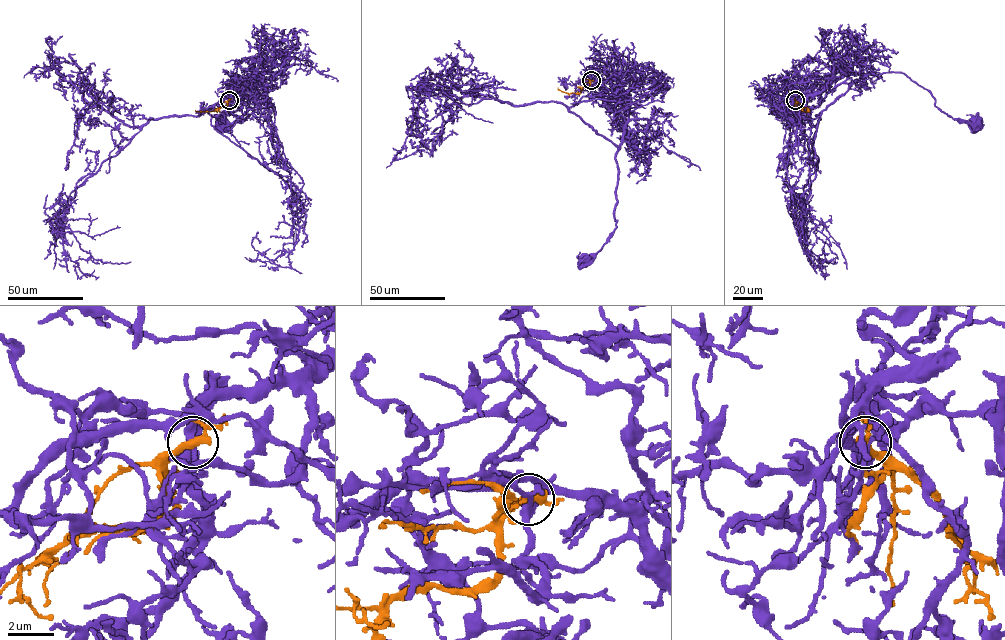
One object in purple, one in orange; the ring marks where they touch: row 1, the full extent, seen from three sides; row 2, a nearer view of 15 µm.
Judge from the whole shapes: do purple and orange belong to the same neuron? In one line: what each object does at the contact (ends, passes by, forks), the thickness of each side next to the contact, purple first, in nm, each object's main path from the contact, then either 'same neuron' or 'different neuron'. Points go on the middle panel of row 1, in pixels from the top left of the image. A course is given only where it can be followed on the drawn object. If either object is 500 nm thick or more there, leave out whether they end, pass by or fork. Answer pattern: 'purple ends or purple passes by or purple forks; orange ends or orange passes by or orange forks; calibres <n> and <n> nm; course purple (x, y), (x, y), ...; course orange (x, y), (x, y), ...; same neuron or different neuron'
purple forks; orange forks; calibres 280 and 280 nm; course purple (591, 80), (596, 80), (619, 99), (628, 118), (615, 157), (616, 228), (600, 249), (589, 260), (585, 260); course orange (591, 80), (578, 93), (568, 94), (558, 87); different neuron

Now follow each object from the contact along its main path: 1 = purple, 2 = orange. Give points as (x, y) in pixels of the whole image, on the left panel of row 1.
1: (229, 100), (235, 95), (255, 95), (265, 80), (260, 74), (253, 74), (254, 111), (238, 122), (222, 122)
2: (229, 100), (216, 110), (195, 110)

